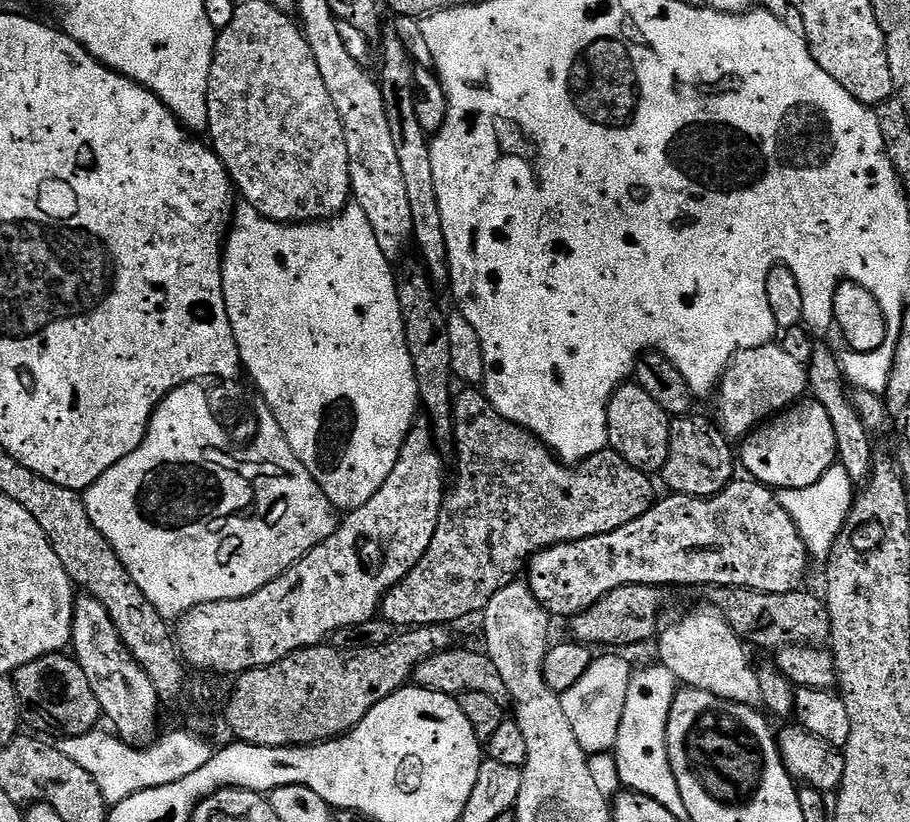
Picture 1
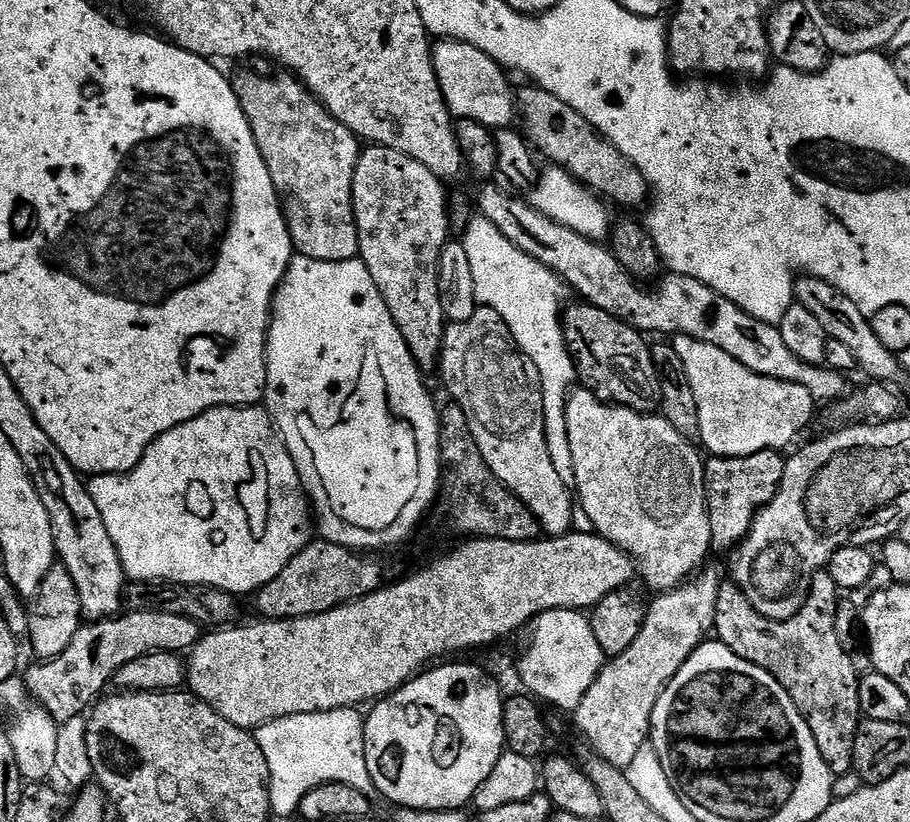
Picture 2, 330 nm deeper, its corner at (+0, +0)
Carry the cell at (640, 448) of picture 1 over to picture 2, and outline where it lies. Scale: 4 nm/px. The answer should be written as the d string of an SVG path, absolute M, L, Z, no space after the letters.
M576 303L580 304L563 313L562 323L564 343L572 355L577 381L605 404L645 414L655 413L658 408L658 369L653 349L648 349L644 341L647 339L631 324L607 316L593 304Z

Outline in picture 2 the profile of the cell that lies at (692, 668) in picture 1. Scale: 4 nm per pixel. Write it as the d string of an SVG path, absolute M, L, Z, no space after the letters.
M583 386L577 387L569 395L564 417L566 418L566 430L570 434L570 454L574 454L574 478L576 479L574 492L578 497L579 507L580 504L584 507L584 512L588 515L589 522L593 524L591 527L604 539L610 541L615 548L620 548L632 560L639 579L641 576L644 579L645 586L653 588L653 593L665 594L681 587L701 567L699 564L707 556L710 556L712 546L710 522L708 521L708 511L704 501L704 464L702 459L700 460L701 453L699 451L696 453L692 449L693 445L685 440L683 436L678 435L672 423L664 416L634 412L629 408L605 404L604 401L597 400L594 393L588 392Z

